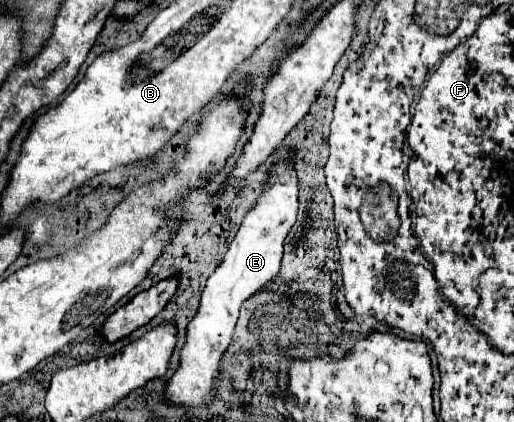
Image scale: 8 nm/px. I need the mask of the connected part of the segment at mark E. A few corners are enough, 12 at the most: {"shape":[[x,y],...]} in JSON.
{"shape":[[290,158],[246,214],[190,320],[164,402],[202,406],[244,300],[296,222]]}

